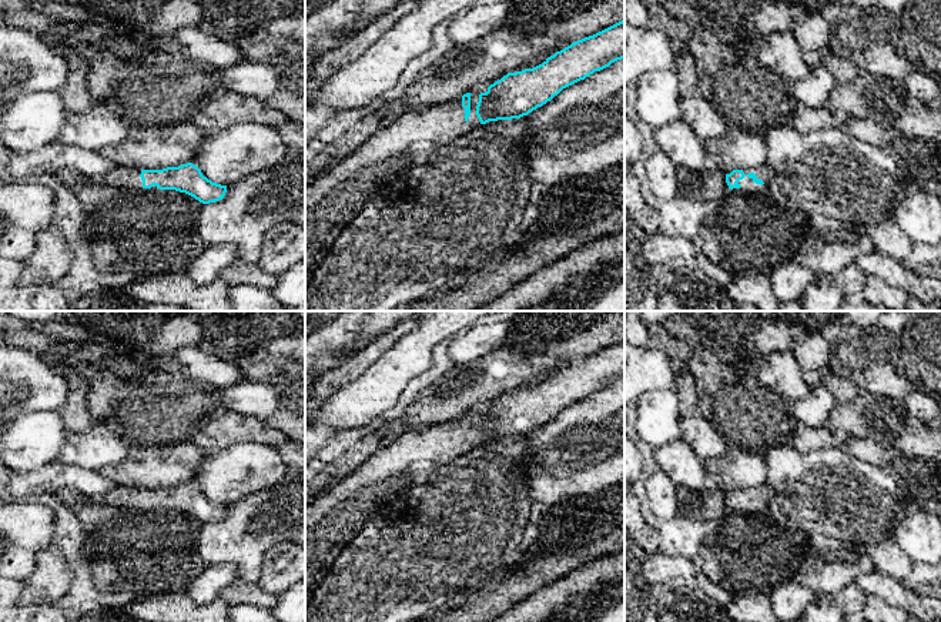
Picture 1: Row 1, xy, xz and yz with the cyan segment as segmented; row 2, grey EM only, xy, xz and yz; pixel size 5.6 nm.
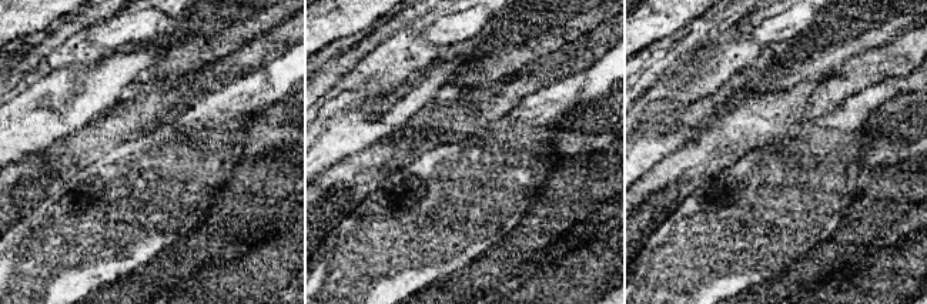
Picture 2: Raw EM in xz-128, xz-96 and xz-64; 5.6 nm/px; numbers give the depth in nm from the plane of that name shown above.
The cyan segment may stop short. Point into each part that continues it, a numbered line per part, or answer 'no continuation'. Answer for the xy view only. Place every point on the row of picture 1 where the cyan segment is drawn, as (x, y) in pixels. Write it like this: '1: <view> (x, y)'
1: xy (124, 177)

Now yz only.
1: yz (763, 173)

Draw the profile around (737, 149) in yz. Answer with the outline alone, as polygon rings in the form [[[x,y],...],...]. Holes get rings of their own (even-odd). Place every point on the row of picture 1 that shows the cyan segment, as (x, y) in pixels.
[[[729,127],[720,138],[703,141],[711,163],[721,171],[750,170],[767,163],[767,146],[763,134]]]

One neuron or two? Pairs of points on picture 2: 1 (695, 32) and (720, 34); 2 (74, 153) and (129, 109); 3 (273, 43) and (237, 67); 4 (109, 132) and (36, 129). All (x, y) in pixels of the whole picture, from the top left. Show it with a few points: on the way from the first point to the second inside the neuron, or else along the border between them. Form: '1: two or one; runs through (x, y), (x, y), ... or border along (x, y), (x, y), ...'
1: two; border along (742, 16), (722, 24), (696, 46)
2: one; runs through (87, 144), (116, 122)
3: one; runs through (264, 46), (246, 59)
4: two; border along (103, 110), (96, 113), (83, 126), (46, 146)

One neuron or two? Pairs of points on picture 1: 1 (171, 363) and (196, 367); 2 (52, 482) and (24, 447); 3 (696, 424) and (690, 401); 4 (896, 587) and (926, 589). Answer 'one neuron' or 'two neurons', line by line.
1: one neuron
2: two neurons
3: two neurons
4: two neurons

